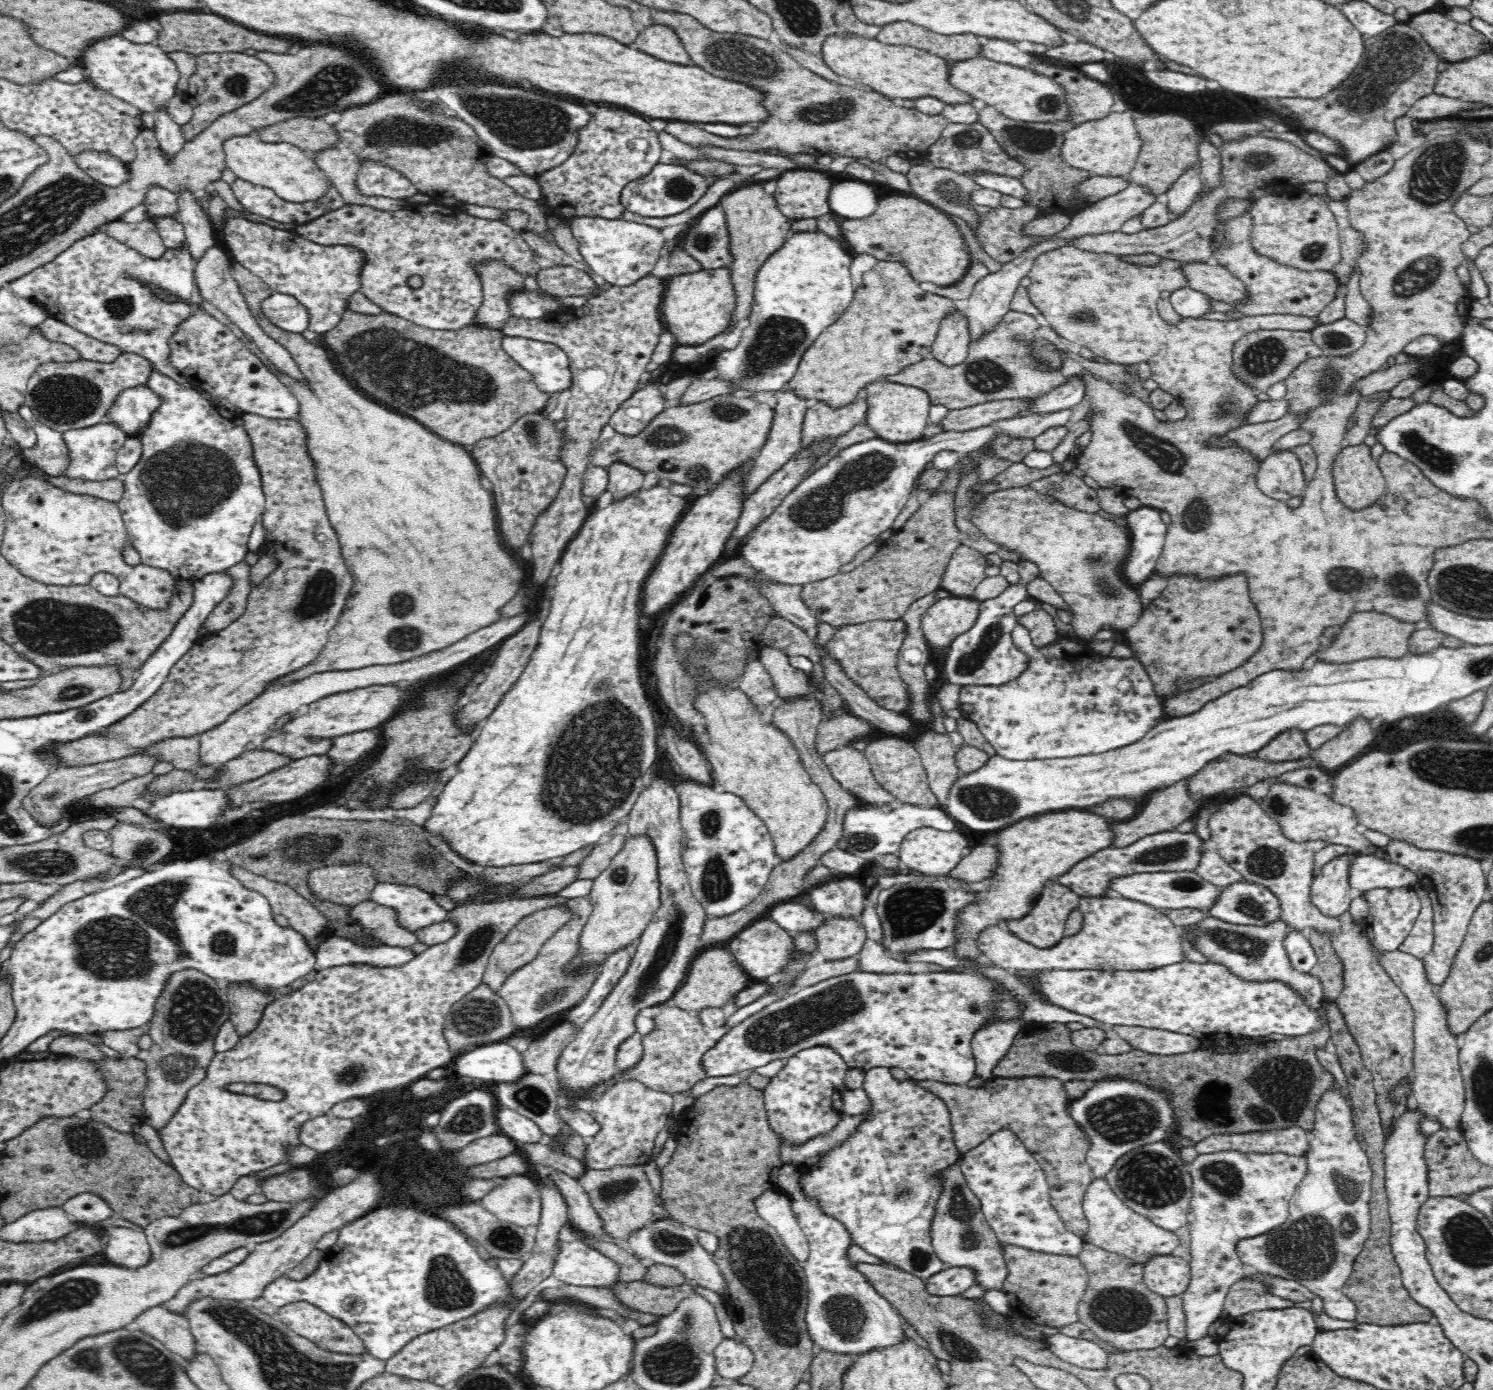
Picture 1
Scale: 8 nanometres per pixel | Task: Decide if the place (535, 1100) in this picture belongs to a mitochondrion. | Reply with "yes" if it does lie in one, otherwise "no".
yes

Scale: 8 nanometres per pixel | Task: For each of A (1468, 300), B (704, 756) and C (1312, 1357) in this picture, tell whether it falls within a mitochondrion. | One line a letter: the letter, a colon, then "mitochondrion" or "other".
A: other
B: other
C: other

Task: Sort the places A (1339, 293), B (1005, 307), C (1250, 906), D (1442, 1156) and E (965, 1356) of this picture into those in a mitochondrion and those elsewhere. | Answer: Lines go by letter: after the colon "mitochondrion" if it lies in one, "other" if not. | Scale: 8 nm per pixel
A: other
B: other
C: mitochondrion
D: other
E: mitochondrion

